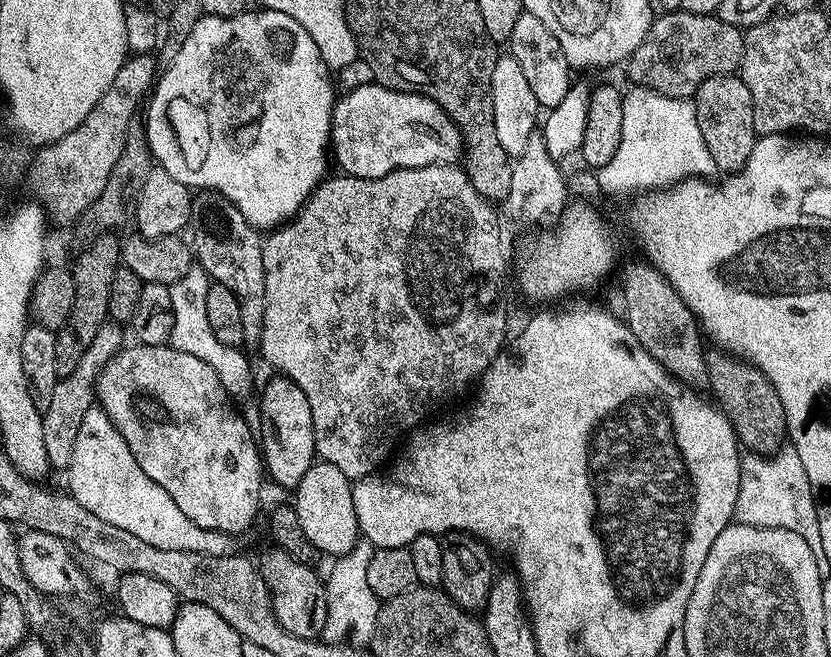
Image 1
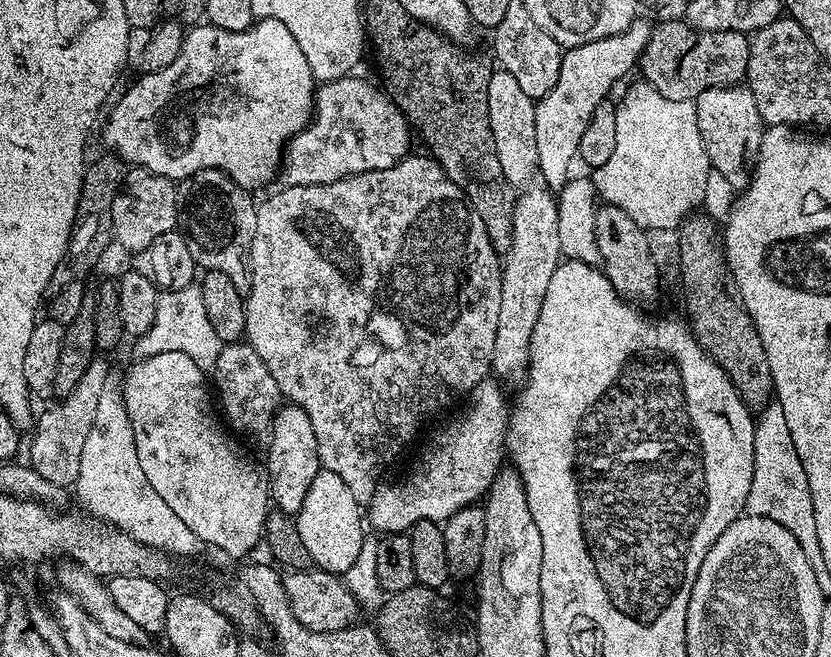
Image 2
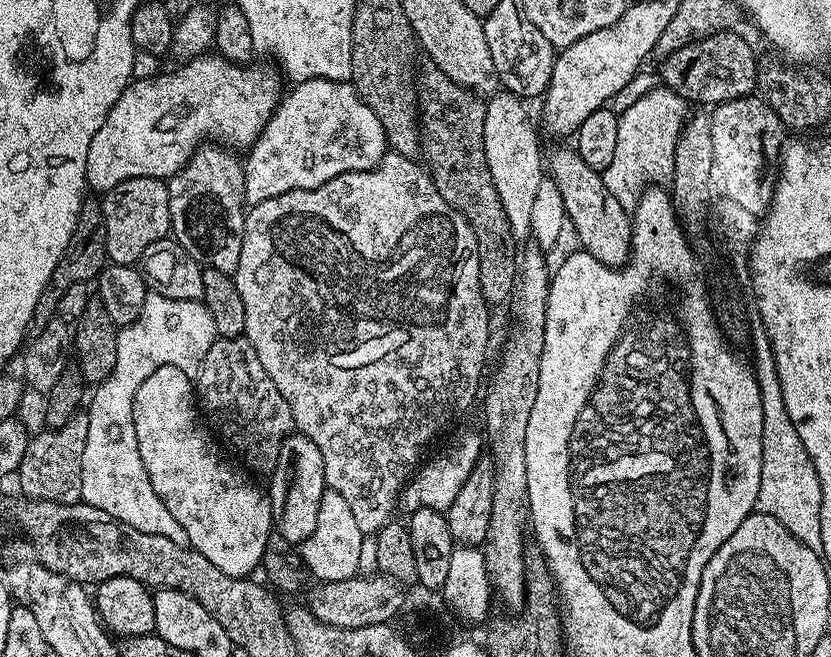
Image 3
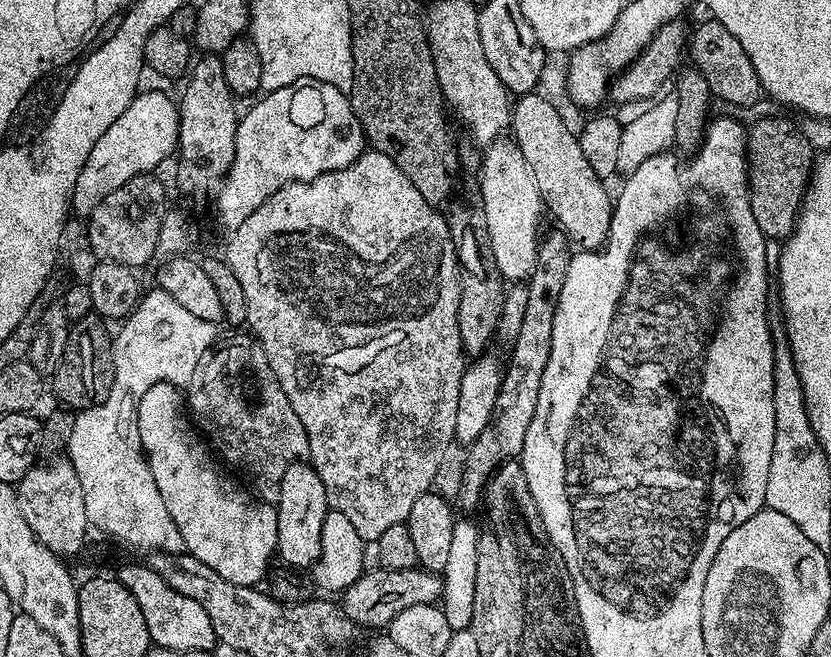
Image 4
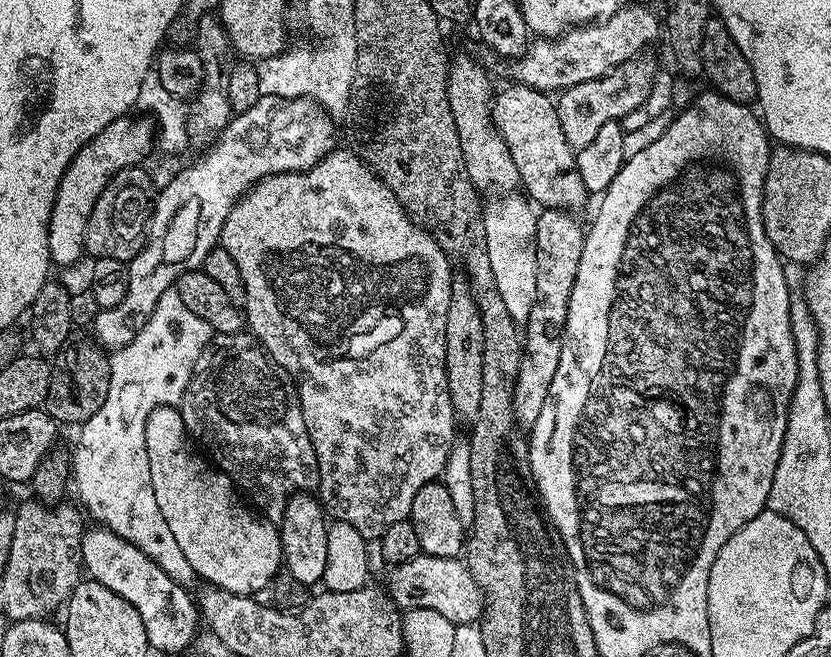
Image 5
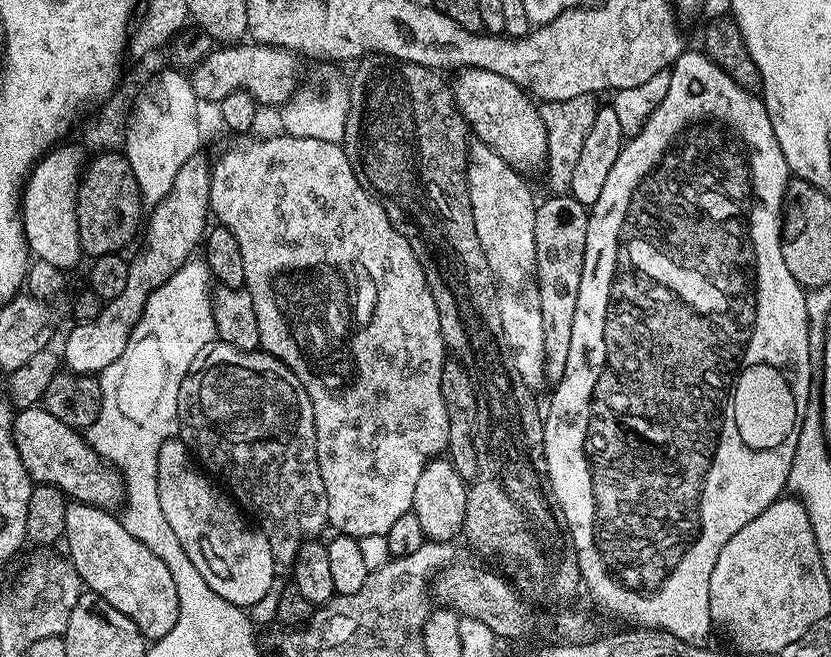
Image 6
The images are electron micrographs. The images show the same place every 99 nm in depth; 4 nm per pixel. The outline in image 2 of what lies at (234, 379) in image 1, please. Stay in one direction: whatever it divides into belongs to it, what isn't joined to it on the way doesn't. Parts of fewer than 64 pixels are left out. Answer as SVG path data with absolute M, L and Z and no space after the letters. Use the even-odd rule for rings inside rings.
M193 282L182 290L160 292L158 314L154 316L154 326L141 336L135 337L136 356L143 358L163 352L181 352L190 354L199 368L211 370L218 362L222 347L214 326L210 326L210 317L206 314L206 305L202 302L202 290L199 283Z

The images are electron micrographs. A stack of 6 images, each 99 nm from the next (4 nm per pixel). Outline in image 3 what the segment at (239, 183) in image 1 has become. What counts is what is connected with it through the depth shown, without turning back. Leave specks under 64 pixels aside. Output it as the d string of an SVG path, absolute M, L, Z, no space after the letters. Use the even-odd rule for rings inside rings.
M219 54L197 56L180 67L184 68L178 69L177 72L165 71L163 74L154 78L133 80L128 85L127 90L122 94L122 98L118 98L118 102L114 102L114 110L110 110L110 114L106 114L106 122L102 122L102 130L98 130L98 134L94 134L94 142L90 142L90 154L86 154L87 187L91 191L93 188L94 191L100 192L96 194L107 194L111 188L118 186L123 180L129 180L135 176L149 176L155 180L167 181L168 177L176 175L178 170L184 168L188 159L195 154L196 149L209 138L232 150L240 150L236 148L247 150L252 147L252 143L262 134L266 122L275 114L276 107L279 106L282 99L282 91L280 92L280 80L282 81L282 76L275 67L272 67L273 69L254 68L255 66L236 64L234 61L230 61Z

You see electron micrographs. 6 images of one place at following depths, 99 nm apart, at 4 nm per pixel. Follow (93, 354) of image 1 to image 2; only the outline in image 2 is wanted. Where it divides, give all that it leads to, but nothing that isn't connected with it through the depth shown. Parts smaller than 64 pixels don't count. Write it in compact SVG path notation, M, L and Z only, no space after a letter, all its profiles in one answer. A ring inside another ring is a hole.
M102 356L92 360L82 374L82 379L60 404L46 409L37 417L34 426L34 438L30 446L31 467L54 485L63 488L75 485L81 465L83 443L90 434L90 427L94 424L95 411L98 408L99 395L105 389L106 382L110 379L111 372L107 362Z

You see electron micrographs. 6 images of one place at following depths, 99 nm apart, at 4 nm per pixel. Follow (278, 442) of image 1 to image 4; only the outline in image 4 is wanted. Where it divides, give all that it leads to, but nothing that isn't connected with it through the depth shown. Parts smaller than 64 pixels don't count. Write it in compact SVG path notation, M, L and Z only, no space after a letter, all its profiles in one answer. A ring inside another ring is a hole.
M308 462L291 464L282 474L280 493L274 502L278 514L278 542L276 556L287 567L301 570L311 569L322 552L322 522L330 510L326 498L326 486L318 478L315 468Z

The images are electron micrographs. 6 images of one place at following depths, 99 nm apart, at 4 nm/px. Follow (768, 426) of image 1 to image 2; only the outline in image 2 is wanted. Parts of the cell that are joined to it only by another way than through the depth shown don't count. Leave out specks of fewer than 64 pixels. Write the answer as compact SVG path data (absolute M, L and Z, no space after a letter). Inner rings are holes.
M688 215L678 229L678 235L680 235L680 284L684 287L684 308L688 311L686 320L696 338L696 343L728 375L734 390L738 390L738 394L744 400L744 405L749 410L761 410L770 403L774 396L774 378L770 370L770 362L766 358L766 346L762 346L762 338L758 338L758 330L754 326L750 314L730 291L730 284L726 279L724 238L721 225L715 224L708 216L700 215Z

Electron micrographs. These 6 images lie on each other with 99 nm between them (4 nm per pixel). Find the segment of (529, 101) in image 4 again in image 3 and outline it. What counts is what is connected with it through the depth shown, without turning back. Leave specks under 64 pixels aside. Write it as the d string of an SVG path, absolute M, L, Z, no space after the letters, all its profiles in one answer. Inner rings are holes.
M572 146L556 148L549 156L547 153L546 172L551 183L556 185L556 192L562 194L568 224L580 239L579 247L606 266L624 267L632 259L632 216L629 209L624 208L610 190L606 190L603 175L586 166Z

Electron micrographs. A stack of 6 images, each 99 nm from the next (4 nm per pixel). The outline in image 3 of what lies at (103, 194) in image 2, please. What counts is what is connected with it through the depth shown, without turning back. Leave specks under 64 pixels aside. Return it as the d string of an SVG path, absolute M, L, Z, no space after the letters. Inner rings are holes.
M96 198L85 199L84 207L81 208L80 217L76 223L76 233L70 238L70 246L62 254L58 266L54 266L54 274L50 274L50 282L46 282L42 294L38 294L38 303L34 306L34 314L26 333L28 340L38 338L38 334L42 334L46 322L50 322L57 315L60 299L72 286L95 281L100 271L106 267L108 255L106 254L106 234L101 230L104 223L102 204L99 199L92 199Z

